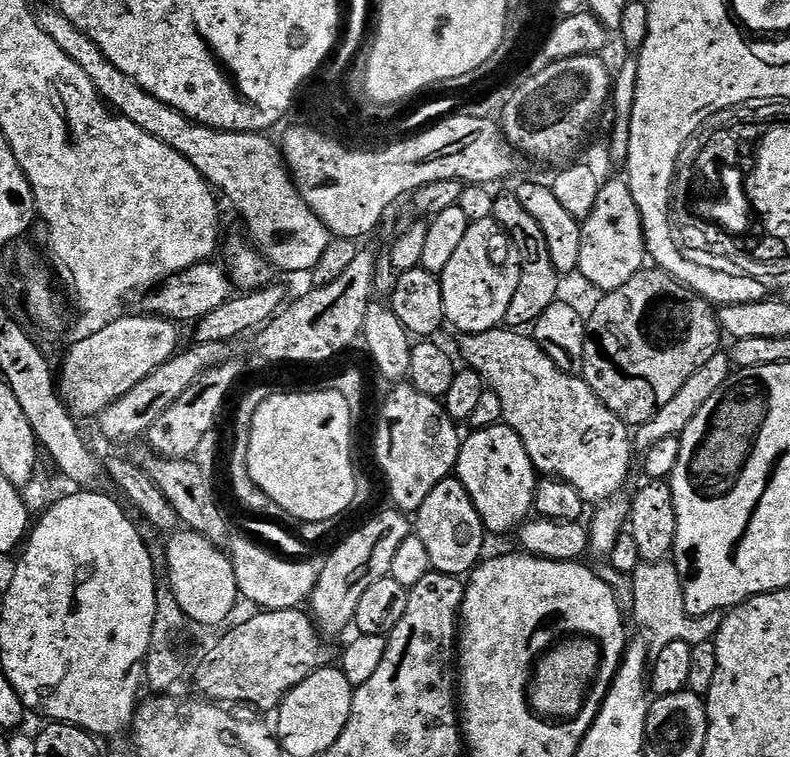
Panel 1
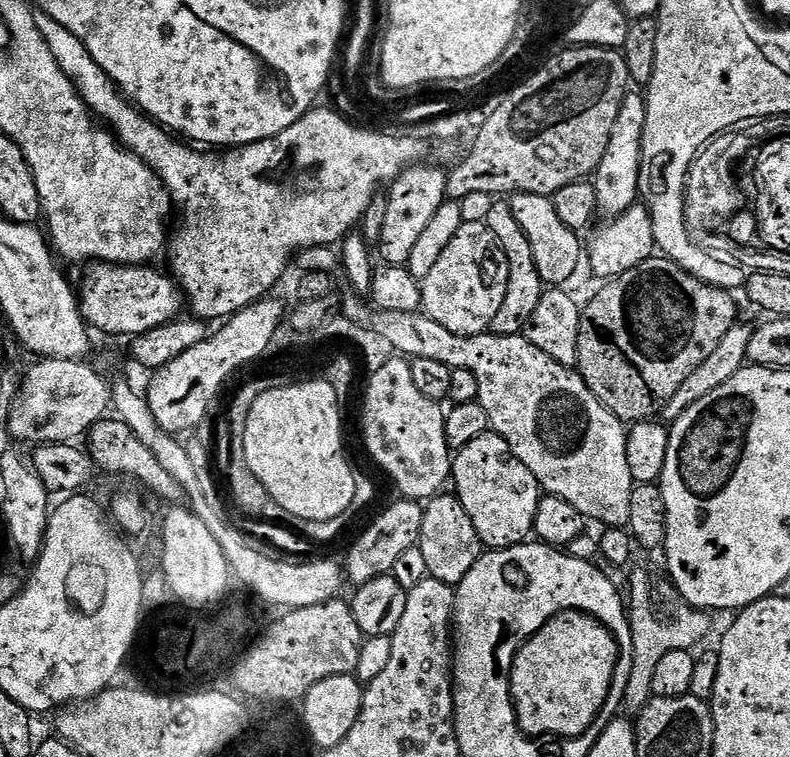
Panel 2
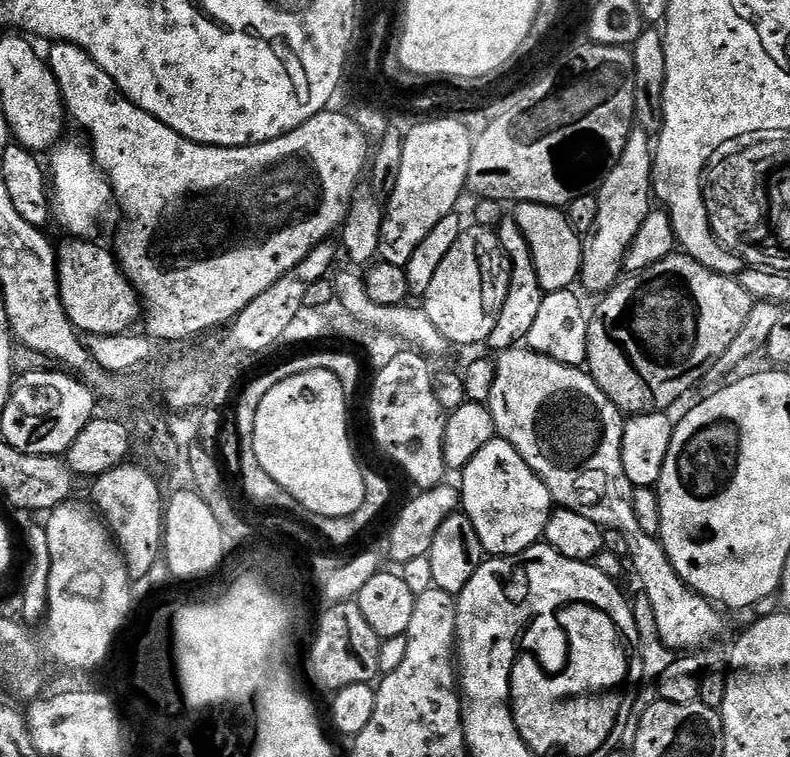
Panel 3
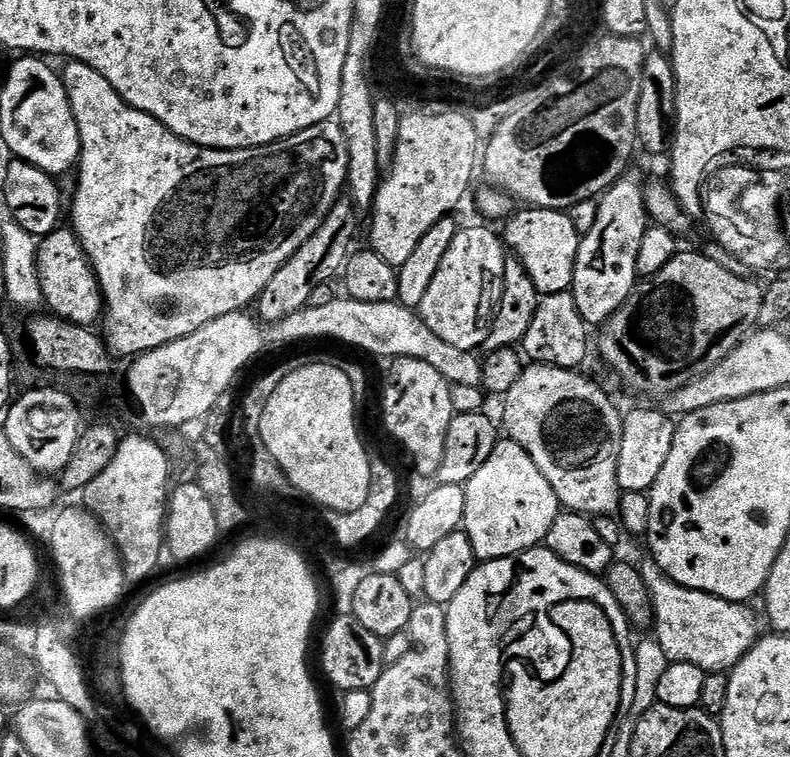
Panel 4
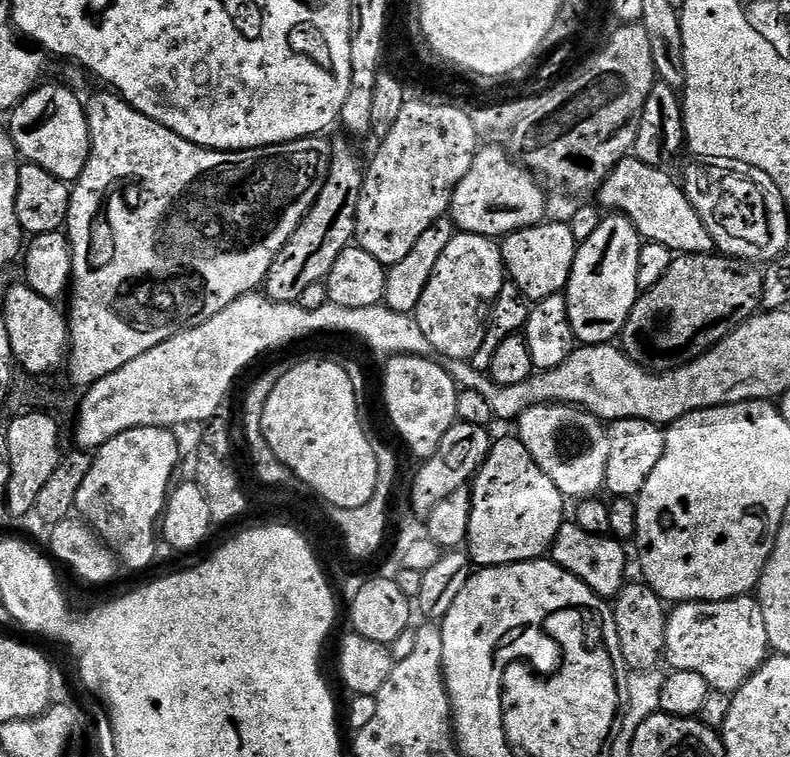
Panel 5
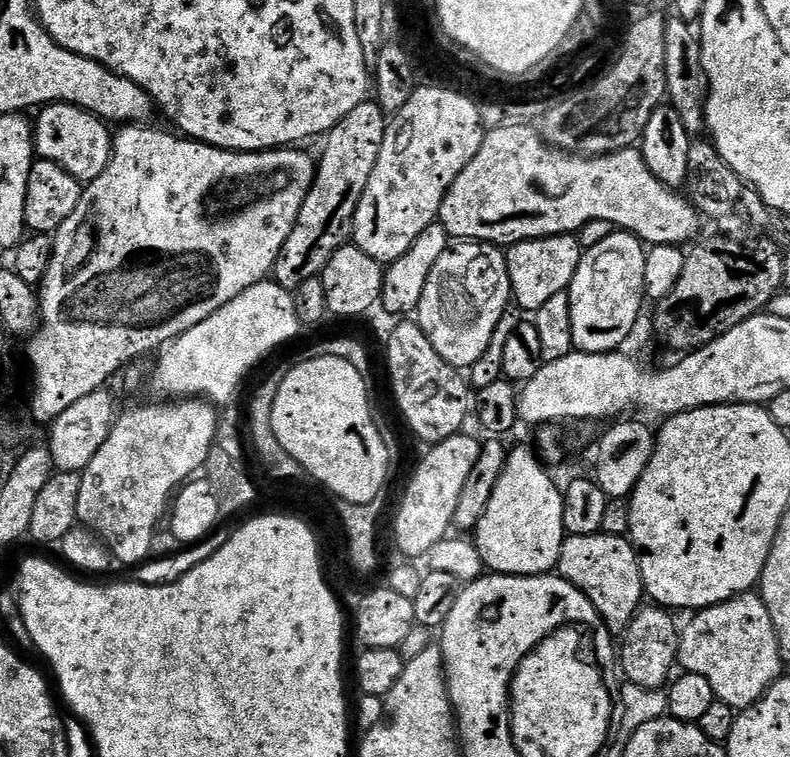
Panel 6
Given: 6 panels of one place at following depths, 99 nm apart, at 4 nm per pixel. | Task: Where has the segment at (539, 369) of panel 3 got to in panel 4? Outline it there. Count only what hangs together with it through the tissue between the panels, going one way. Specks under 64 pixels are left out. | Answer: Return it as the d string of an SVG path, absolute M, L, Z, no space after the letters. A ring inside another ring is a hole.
M548 364L527 365L505 393L500 417L507 437L522 446L550 482L563 509L587 516L615 515L620 508L621 491L617 480L617 462L621 449L623 415L611 398L579 371L550 367ZM651 558L645 559L639 572L652 602L653 625L656 628L654 639L661 646L669 663L688 661L708 674L727 673L756 645L756 616L748 609L747 603L723 600L704 591L683 587L670 579Z

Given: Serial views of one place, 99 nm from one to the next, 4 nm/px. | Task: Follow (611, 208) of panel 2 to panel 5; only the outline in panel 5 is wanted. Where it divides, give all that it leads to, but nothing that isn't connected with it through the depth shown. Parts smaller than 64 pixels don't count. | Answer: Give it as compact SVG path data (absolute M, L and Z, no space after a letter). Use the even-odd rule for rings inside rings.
M619 214L605 215L598 230L594 230L590 238L579 241L566 295L570 324L581 345L610 344L623 333L630 318L630 310L634 310L642 291L638 286L641 243L640 231Z

